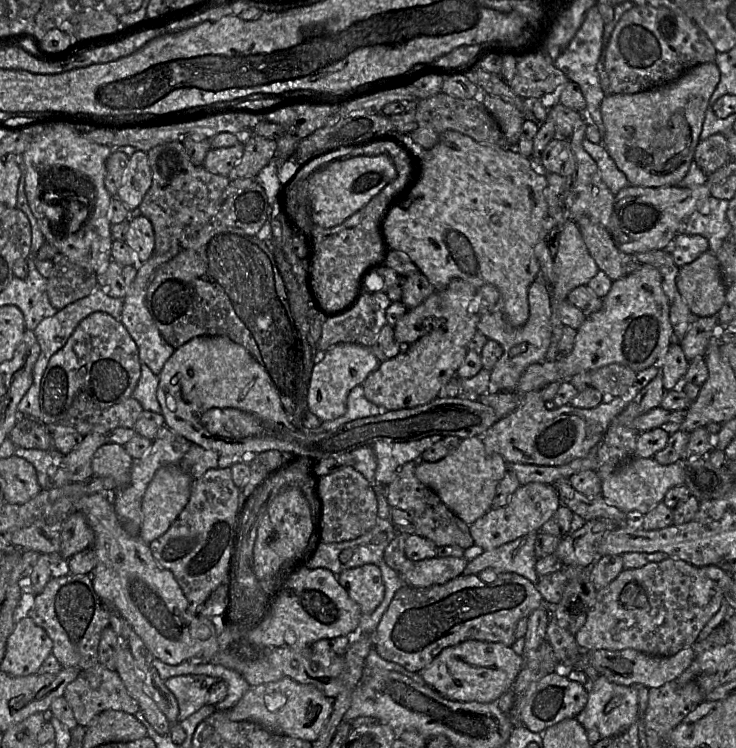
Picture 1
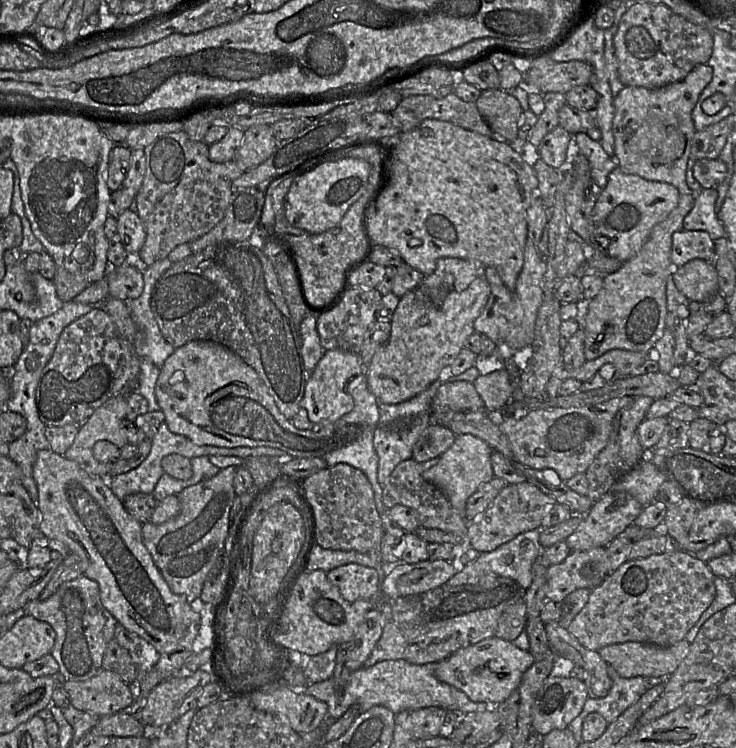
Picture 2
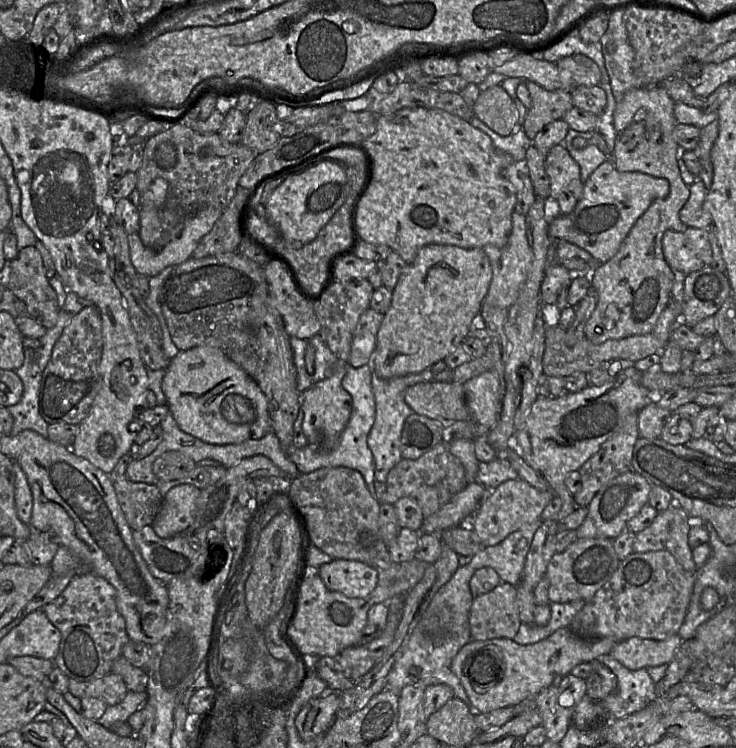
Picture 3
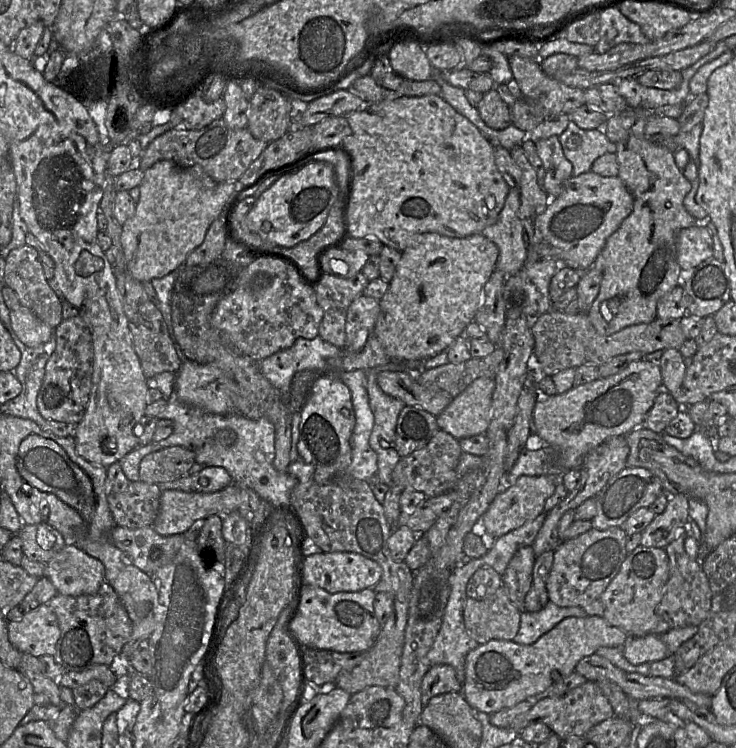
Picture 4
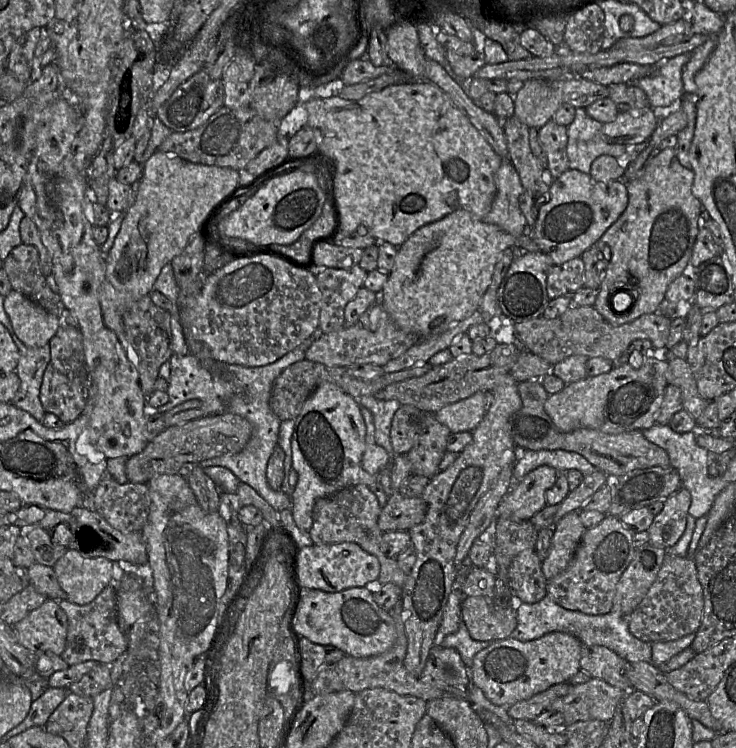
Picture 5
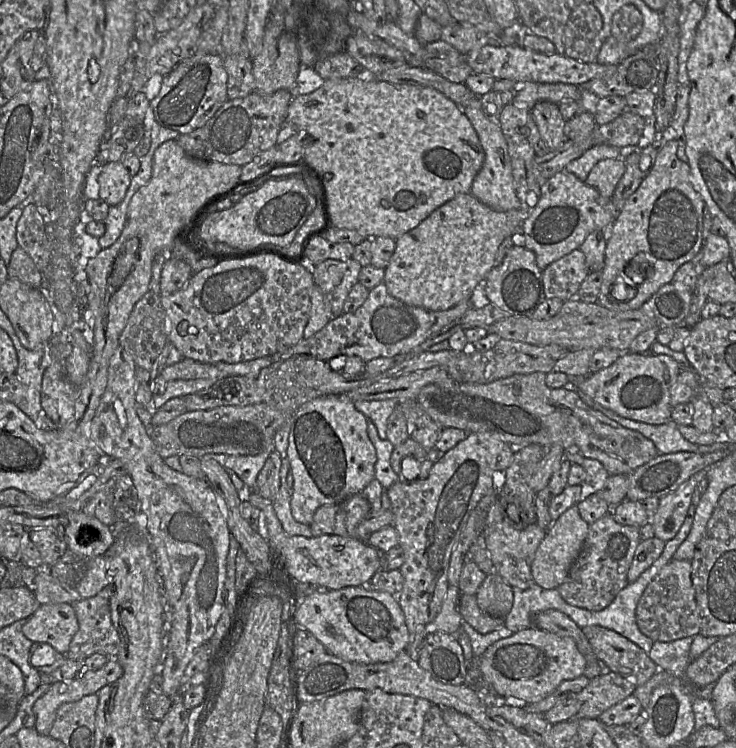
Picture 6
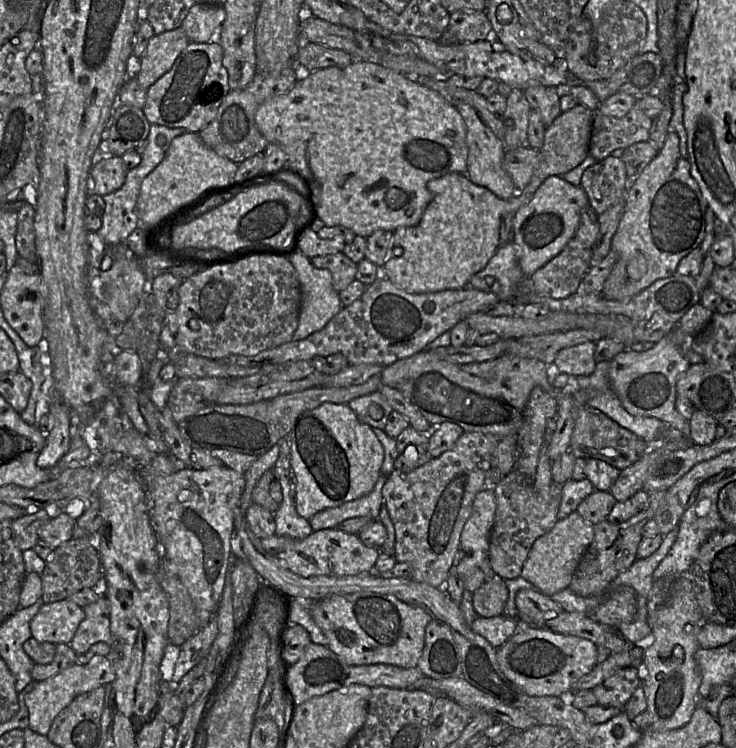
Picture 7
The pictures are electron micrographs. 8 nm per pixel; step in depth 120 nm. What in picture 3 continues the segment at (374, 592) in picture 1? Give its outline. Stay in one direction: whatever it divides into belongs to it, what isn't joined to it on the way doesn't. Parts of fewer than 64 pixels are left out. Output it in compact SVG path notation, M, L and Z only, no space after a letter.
M334 559L312 571L317 571L329 591L340 592L348 598L363 598L378 585L378 572L357 560Z

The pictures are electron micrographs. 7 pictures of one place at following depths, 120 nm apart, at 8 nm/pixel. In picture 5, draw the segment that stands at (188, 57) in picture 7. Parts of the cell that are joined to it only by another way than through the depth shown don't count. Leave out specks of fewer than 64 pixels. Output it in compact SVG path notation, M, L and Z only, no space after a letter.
M200 70L183 82L157 109L156 116L173 132L186 132L204 124L211 115L224 106L222 79L212 80L205 70Z

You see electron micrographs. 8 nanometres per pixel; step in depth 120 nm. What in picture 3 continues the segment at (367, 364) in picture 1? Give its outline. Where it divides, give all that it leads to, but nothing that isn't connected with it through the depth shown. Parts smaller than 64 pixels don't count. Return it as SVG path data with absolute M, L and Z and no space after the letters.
M337 360L331 377L314 383L301 392L301 407L304 412L302 430L312 449L332 451L339 443L340 436L345 429L352 411L352 397L343 388L342 379L346 374L347 361Z

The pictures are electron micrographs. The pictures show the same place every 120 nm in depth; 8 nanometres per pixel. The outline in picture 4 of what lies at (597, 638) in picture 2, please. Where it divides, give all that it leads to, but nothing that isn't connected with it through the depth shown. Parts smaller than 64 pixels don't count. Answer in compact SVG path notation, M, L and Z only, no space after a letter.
M639 545L628 553L619 572L601 595L604 605L603 618L612 626L623 630L629 637L648 634L662 635L670 630L670 625L656 615L664 588L669 578L669 559L664 548Z

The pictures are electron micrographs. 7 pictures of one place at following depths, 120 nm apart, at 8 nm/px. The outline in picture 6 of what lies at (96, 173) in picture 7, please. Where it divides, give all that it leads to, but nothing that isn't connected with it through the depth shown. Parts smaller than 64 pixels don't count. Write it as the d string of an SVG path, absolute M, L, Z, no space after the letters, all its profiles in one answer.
M122 161L107 162L98 176L99 197L109 206L122 202L130 186L131 176Z

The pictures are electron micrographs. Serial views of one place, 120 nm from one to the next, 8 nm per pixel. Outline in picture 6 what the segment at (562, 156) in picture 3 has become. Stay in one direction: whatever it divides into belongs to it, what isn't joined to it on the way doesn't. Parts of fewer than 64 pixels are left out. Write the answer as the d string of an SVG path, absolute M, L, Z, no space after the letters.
M542 101L530 110L541 137L550 151L556 150L567 141L564 133L565 120L560 114L558 104Z

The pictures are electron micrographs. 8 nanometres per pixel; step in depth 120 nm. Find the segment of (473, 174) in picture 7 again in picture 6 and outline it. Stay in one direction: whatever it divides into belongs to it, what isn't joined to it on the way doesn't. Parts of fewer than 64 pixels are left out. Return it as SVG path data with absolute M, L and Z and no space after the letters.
M481 96L474 97L470 104L463 109L463 113L475 129L485 153L483 165L473 180L470 193L481 203L495 211L505 212L520 208L521 202L516 195L514 187L507 143L500 125L496 120L491 120L484 112Z

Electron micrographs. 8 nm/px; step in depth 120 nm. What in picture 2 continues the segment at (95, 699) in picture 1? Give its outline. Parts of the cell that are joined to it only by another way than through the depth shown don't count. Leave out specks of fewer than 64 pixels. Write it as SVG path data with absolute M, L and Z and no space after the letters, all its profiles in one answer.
M102 669L86 681L64 681L70 704L100 717L124 711L134 702L134 688L116 673Z

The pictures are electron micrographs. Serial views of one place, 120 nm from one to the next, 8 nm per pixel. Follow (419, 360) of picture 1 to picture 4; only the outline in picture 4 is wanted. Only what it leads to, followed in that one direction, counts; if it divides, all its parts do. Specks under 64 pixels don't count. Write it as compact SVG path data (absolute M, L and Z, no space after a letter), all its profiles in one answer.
M427 232L412 236L408 240L407 247L401 252L400 260L396 266L393 278L389 282L389 288L379 301L380 312L374 327L374 334L381 342L387 355L392 361L426 360L438 353L447 350L461 335L465 335L467 325L472 322L482 301L483 288L496 269L499 257L498 247L482 233L473 234L463 238L444 236L434 232Z

